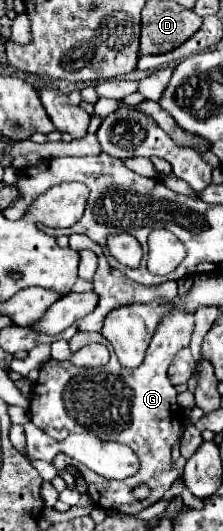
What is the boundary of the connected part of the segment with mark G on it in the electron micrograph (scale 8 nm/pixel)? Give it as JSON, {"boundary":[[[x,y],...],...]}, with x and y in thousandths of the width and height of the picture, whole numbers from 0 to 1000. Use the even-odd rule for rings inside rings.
{"boundary":[[[812,580],[758,584],[740,599],[713,606],[695,633],[668,648],[650,682],[605,697],[561,697],[525,682],[525,670],[489,653],[448,625],[354,623],[318,640],[309,655],[354,659],[399,644],[475,650],[493,663],[493,676],[453,693],[345,693],[309,682],[220,678],[175,704],[166,727],[139,750],[139,795],[166,798],[202,817],[247,829],[291,829],[309,817],[390,814],[426,817],[435,825],[489,825],[534,836],[578,840],[632,866],[632,881],[605,896],[561,904],[435,904],[435,893],[381,885],[354,870],[318,866],[300,855],[256,855],[238,863],[238,878],[283,885],[291,878],[336,878],[354,893],[381,900],[399,915],[408,942],[462,960],[534,960],[614,968],[641,957],[695,949],[758,915],[812,896],[830,866],[776,870],[767,844],[803,825],[812,798],[821,798],[821,772],[794,765],[794,734],[749,712],[749,693],[776,682],[785,667],[848,652],[857,625],[874,614],[874,591],[821,588]],[[650,911],[668,919],[668,934],[650,942],[605,942],[587,930],[605,915]]]}

